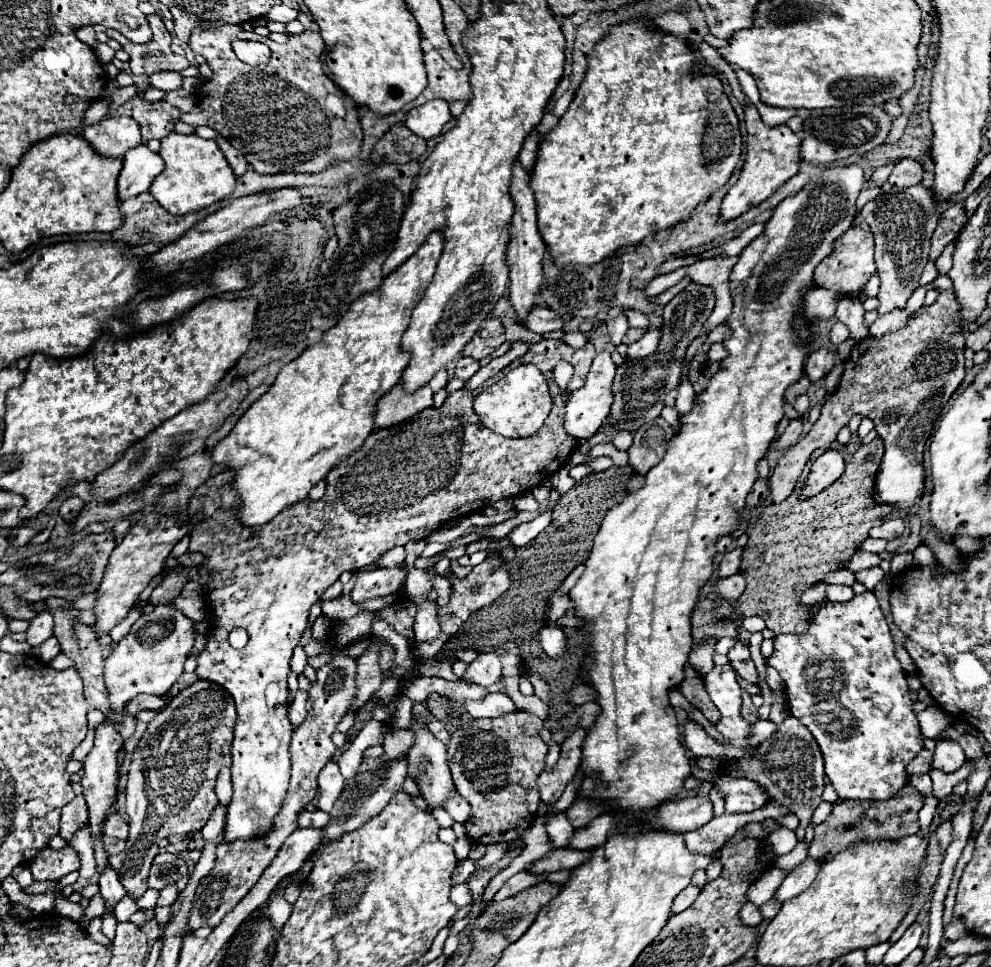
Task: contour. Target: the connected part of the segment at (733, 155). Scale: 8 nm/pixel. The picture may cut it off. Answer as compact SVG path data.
M633 21L633 23L621 23L613 25L609 33L595 45L595 49L589 55L589 67L585 71L585 77L575 93L575 99L571 101L567 113L559 119L557 127L545 135L545 139L539 143L537 151L537 163L531 173L531 189L535 193L537 201L537 223L539 233L543 241L547 243L553 259L557 265L569 265L569 263L599 263L603 257L615 253L617 249L625 245L639 245L647 235L653 235L657 231L663 231L667 227L677 225L685 215L689 215L703 199L711 197L717 189L721 189L739 157L741 157L741 131L739 131L739 119L723 91L723 83L715 75L705 75L697 67L697 57L693 55L693 49L685 39L679 39L671 33L655 31L651 21Z

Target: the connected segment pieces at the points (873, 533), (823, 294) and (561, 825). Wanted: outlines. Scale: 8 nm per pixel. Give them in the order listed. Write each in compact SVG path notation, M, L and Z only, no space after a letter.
M891 519L891 521L885 521L883 525L879 527L873 527L869 531L869 537L875 537L875 539L895 539L895 537L901 537L903 535L903 529L905 529L905 523L903 519Z
M820 287L804 289L804 311L807 317L811 319L829 319L835 315L839 299L845 295L831 293Z
M559 813L559 815L549 817L547 835L549 835L549 841L553 843L553 847L565 847L569 843L569 839L573 835L573 827L567 821L565 813Z

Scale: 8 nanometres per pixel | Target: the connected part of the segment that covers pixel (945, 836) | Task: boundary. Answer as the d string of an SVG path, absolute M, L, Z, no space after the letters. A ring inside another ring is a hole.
M947 821L947 823L939 825L939 829L937 829L937 839L939 839L939 843L941 843L941 847L943 847L943 849L947 849L947 845L951 843L951 831L953 831L951 821Z

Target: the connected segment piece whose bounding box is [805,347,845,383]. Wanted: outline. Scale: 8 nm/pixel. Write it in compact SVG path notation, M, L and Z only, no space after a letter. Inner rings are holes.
M817 349L807 357L807 365L805 365L805 375L815 383L819 379L823 379L825 375L829 375L829 371L843 363L845 357L841 357L837 351L829 351L829 349Z

